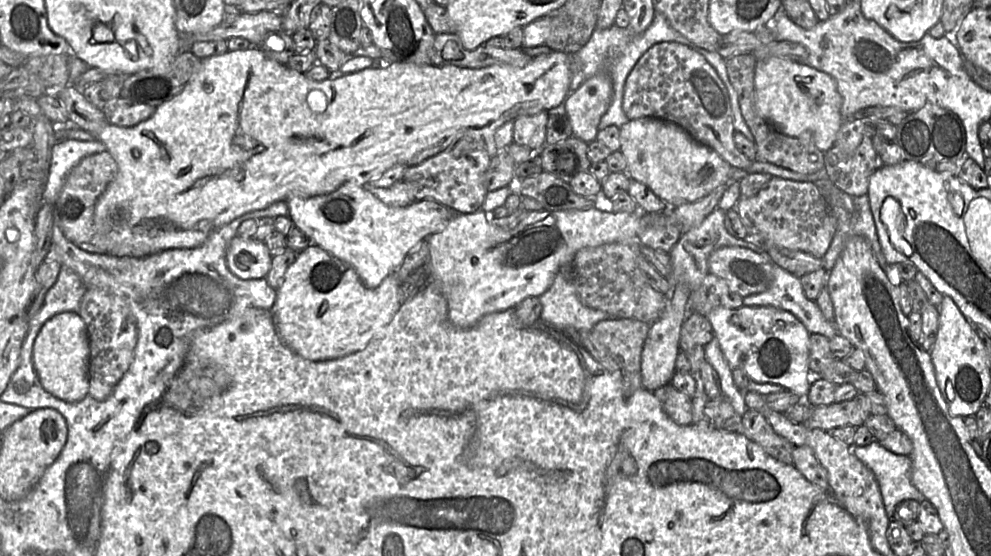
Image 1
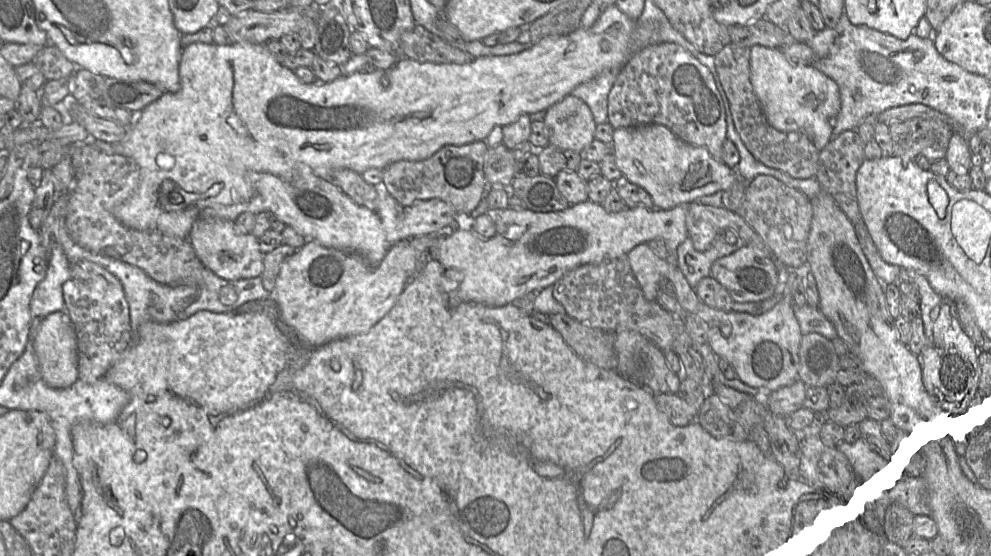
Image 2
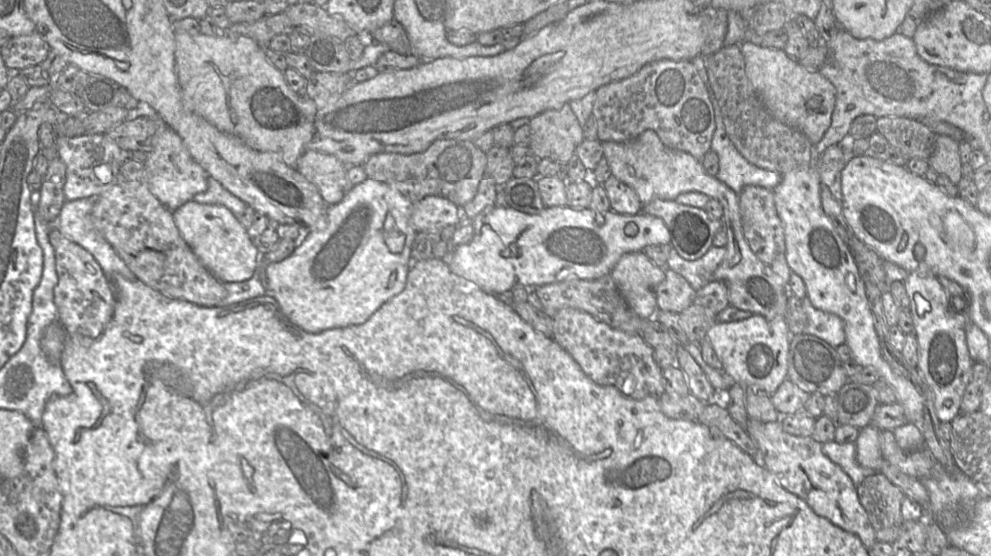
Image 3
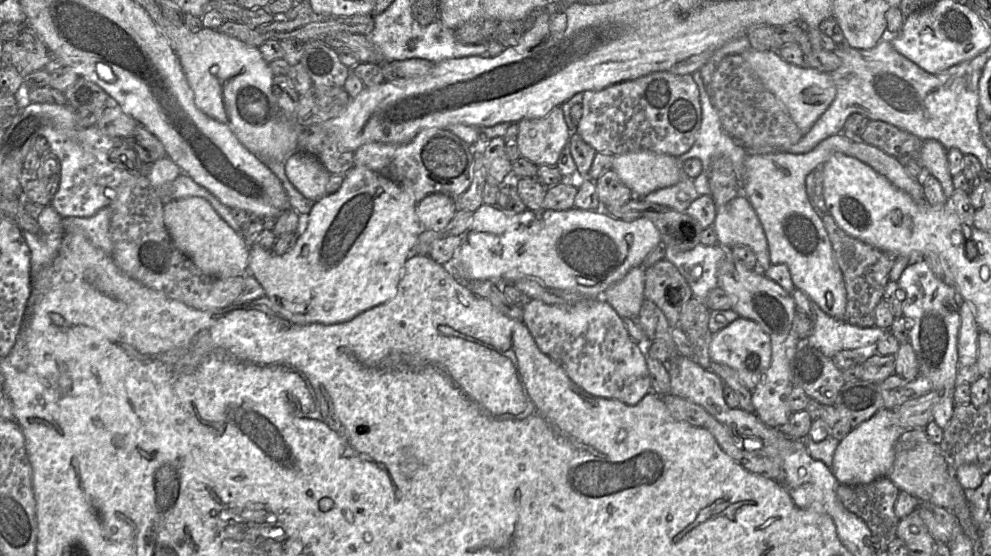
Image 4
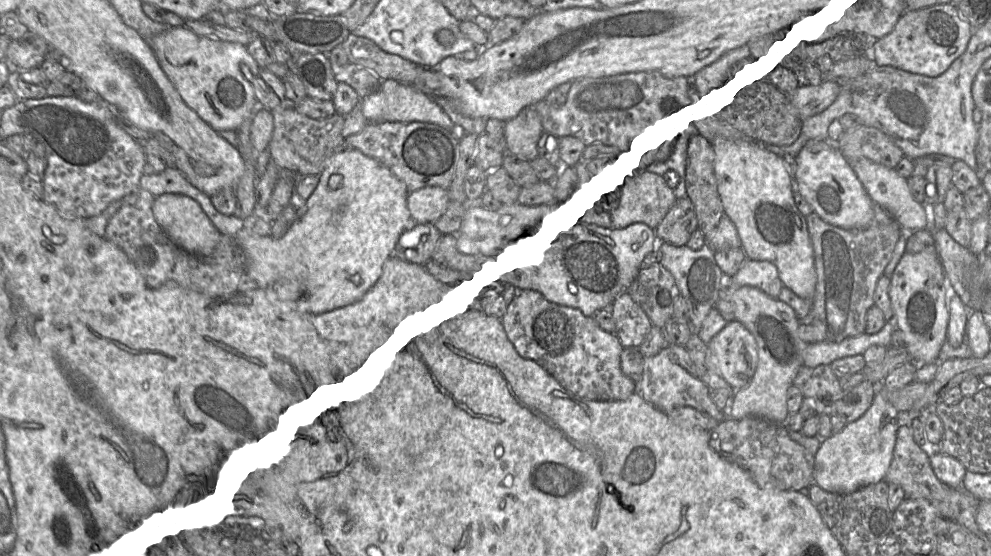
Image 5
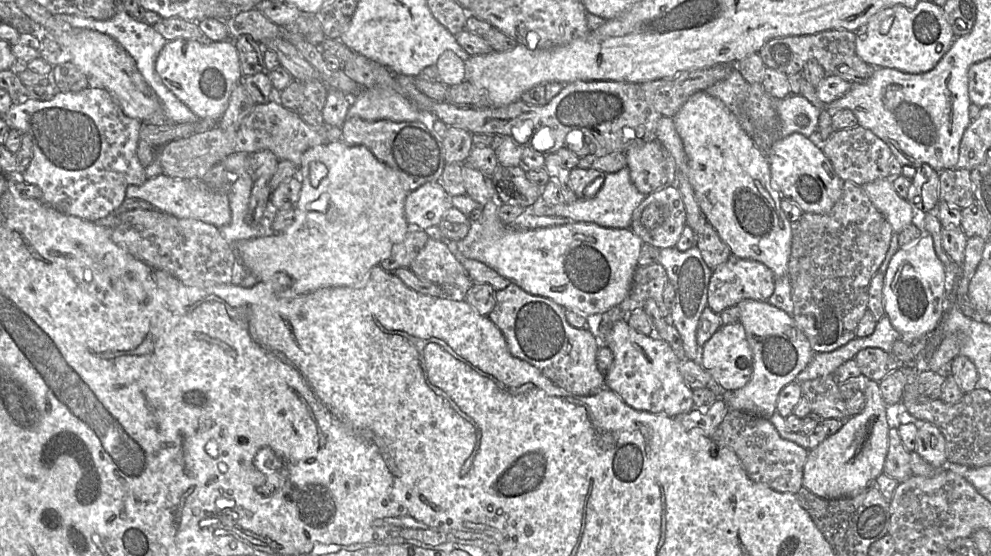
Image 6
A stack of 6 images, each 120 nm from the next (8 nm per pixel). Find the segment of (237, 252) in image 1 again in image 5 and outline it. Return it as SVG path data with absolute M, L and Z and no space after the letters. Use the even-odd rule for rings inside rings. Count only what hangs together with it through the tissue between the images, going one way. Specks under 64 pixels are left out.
M163 194L155 198L153 214L169 239L182 250L196 256L210 256L221 239L221 232L213 225L194 199L180 194Z

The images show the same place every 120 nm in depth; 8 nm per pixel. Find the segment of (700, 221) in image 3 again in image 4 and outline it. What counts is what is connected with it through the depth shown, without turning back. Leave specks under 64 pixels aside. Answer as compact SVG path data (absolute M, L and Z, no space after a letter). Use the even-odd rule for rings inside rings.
M633 198L621 206L603 206L608 215L624 221L649 219L659 230L667 246L678 251L688 251L700 244L703 227L686 214L669 207Z

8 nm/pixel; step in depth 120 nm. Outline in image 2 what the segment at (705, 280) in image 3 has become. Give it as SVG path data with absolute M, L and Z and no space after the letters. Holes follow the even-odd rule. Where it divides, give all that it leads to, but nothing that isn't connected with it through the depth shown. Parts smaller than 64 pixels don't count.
M720 236L708 250L699 252L693 247L691 239L687 238L675 251L677 265L688 284L695 289L703 278L711 276L711 266L715 260L732 254L744 245L741 240L732 245L728 244L723 236Z

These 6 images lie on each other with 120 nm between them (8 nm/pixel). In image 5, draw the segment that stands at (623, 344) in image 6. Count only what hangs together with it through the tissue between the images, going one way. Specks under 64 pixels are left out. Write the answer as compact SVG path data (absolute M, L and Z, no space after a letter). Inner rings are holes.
M667 346L658 354L644 358L643 372L640 380L636 383L635 390L636 394L663 412L688 406L720 423L728 417L723 410L717 408L710 398L709 392L709 387L701 379L689 374L676 362L676 357Z

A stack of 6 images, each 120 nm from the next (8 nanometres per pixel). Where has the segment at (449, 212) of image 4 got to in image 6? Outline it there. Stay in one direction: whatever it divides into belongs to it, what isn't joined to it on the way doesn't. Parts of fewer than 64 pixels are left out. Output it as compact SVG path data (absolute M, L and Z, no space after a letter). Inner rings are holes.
M439 181L428 182L408 193L405 217L410 228L437 228L450 204L450 196Z

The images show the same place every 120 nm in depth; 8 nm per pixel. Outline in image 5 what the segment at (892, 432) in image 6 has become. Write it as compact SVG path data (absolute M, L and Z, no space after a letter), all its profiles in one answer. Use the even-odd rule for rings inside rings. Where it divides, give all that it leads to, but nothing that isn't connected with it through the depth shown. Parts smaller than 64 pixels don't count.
M900 425L897 429L893 459L885 480L899 484L906 498L925 499L935 507L948 502L952 496L953 488L937 478L930 464L930 454L915 443L910 425Z

